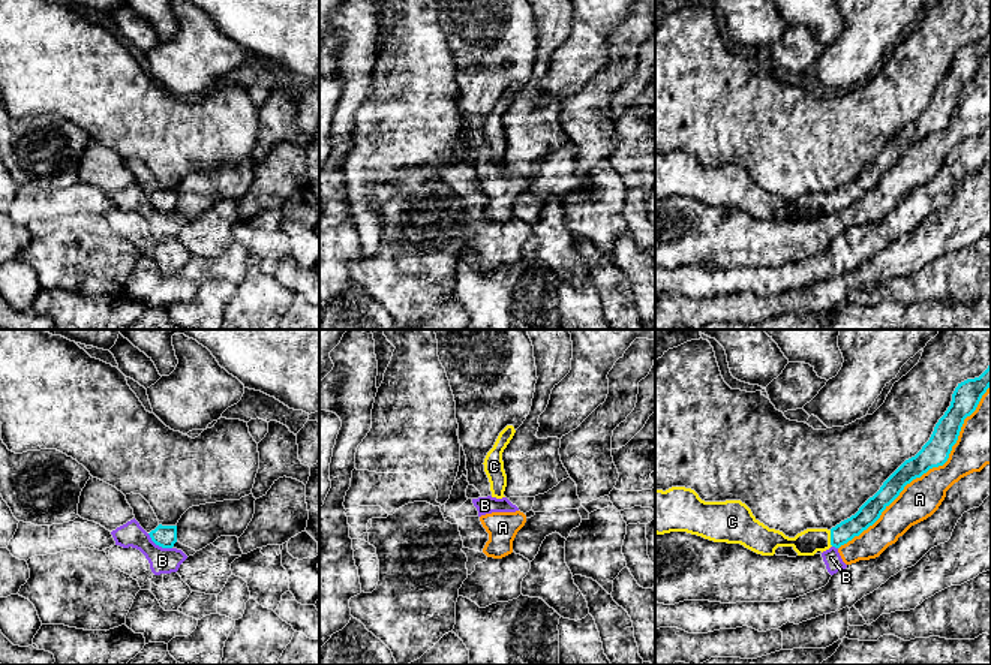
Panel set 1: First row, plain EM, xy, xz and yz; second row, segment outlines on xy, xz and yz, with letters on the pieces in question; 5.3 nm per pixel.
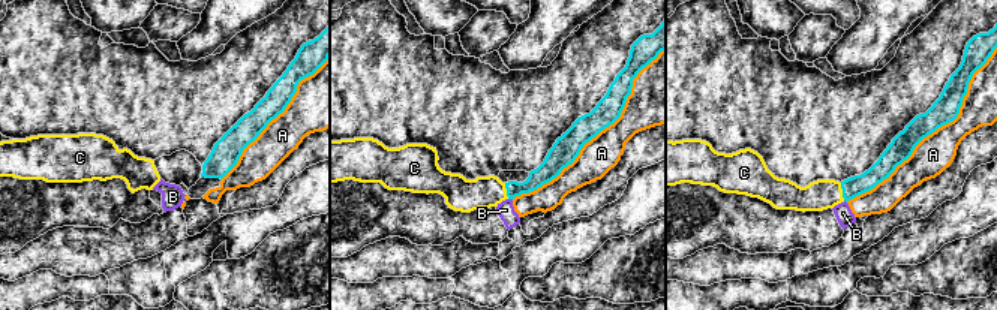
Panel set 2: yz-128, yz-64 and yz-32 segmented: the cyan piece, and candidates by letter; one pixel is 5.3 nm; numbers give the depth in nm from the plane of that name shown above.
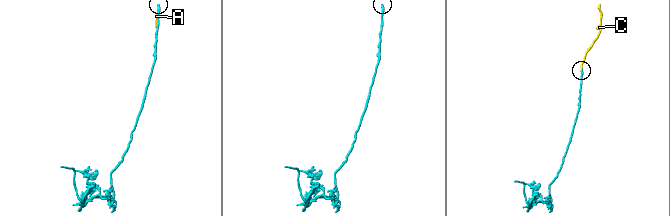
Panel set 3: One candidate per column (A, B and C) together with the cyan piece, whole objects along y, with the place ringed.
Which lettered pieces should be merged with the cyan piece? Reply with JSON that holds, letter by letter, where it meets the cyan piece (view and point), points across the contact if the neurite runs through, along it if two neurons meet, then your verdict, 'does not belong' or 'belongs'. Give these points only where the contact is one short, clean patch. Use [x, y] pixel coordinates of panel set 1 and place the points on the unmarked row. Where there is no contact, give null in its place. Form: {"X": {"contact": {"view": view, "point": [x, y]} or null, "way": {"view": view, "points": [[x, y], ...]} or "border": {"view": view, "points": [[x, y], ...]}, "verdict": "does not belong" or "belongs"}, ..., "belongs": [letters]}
{"A": {"contact": {"view": "yz", "point": [928, 134]}, "verdict": "does not belong"}, "B": {"contact": {"view": "xy", "point": [159, 210]}, "border": {"view": "xy", "points": [[147, 198], [156, 208], [171, 213]]}, "verdict": "does not belong"}, "C": {"contact": {"view": "yz", "point": [831, 202]}, "way": {"view": "yz", "points": [[868, 177], [856, 189], [831, 202], [810, 205]]}, "verdict": "belongs"}, "belongs": ["C"]}

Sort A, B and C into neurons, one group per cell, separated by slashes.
A B / C

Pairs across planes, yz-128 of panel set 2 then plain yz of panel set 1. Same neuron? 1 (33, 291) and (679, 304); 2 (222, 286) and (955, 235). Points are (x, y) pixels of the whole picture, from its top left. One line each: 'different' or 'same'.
1: same
2: different

